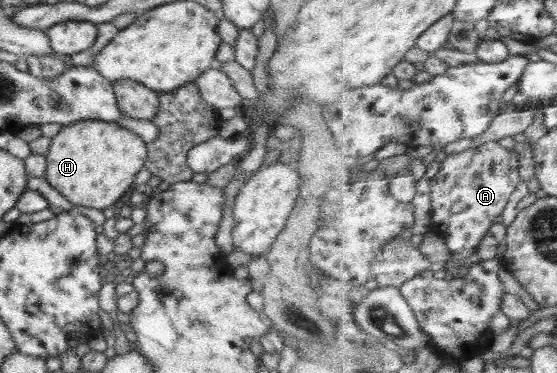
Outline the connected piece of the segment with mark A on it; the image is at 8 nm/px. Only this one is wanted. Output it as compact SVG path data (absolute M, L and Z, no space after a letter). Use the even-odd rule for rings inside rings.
M492 141L478 148L472 148L460 154L450 154L441 163L439 173L432 181L433 190L433 230L445 237L448 246L453 252L453 262L446 265L449 277L462 273L471 262L477 258L478 246L484 242L484 238L490 233L496 218L504 214L512 194L516 192L518 184L522 182L520 170L518 170L518 154L500 145L499 141Z

